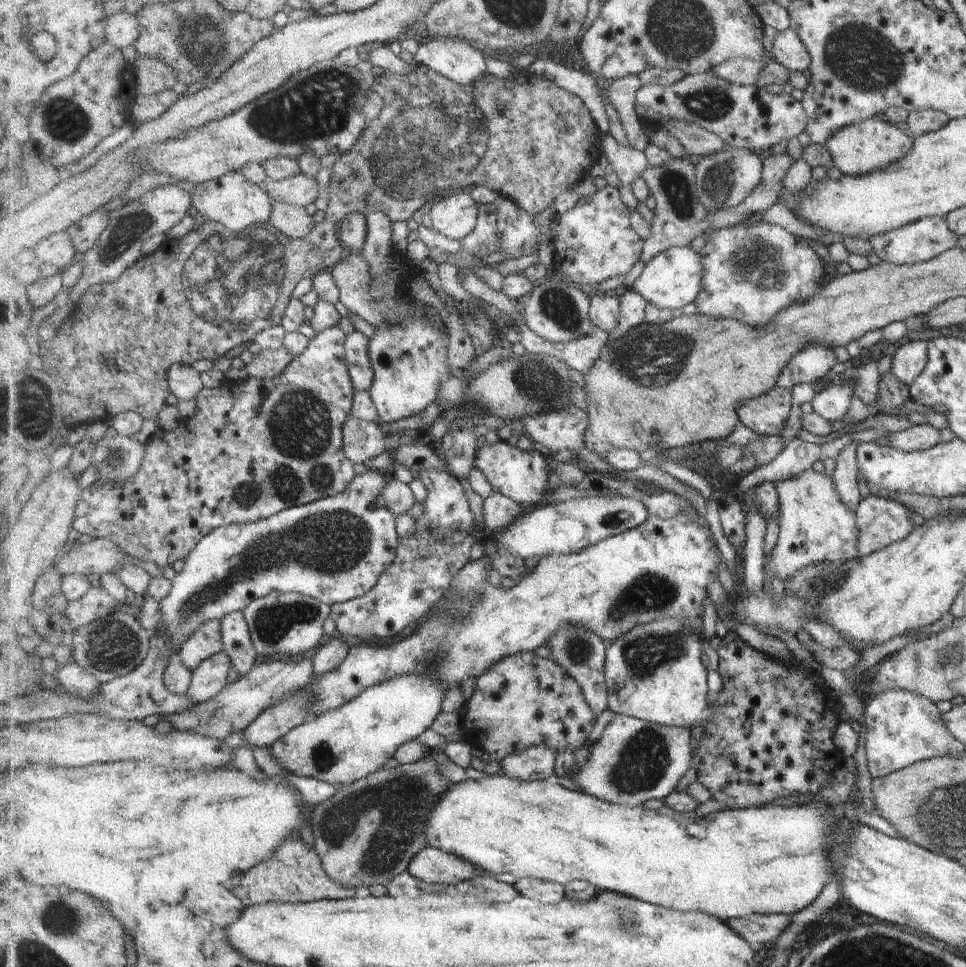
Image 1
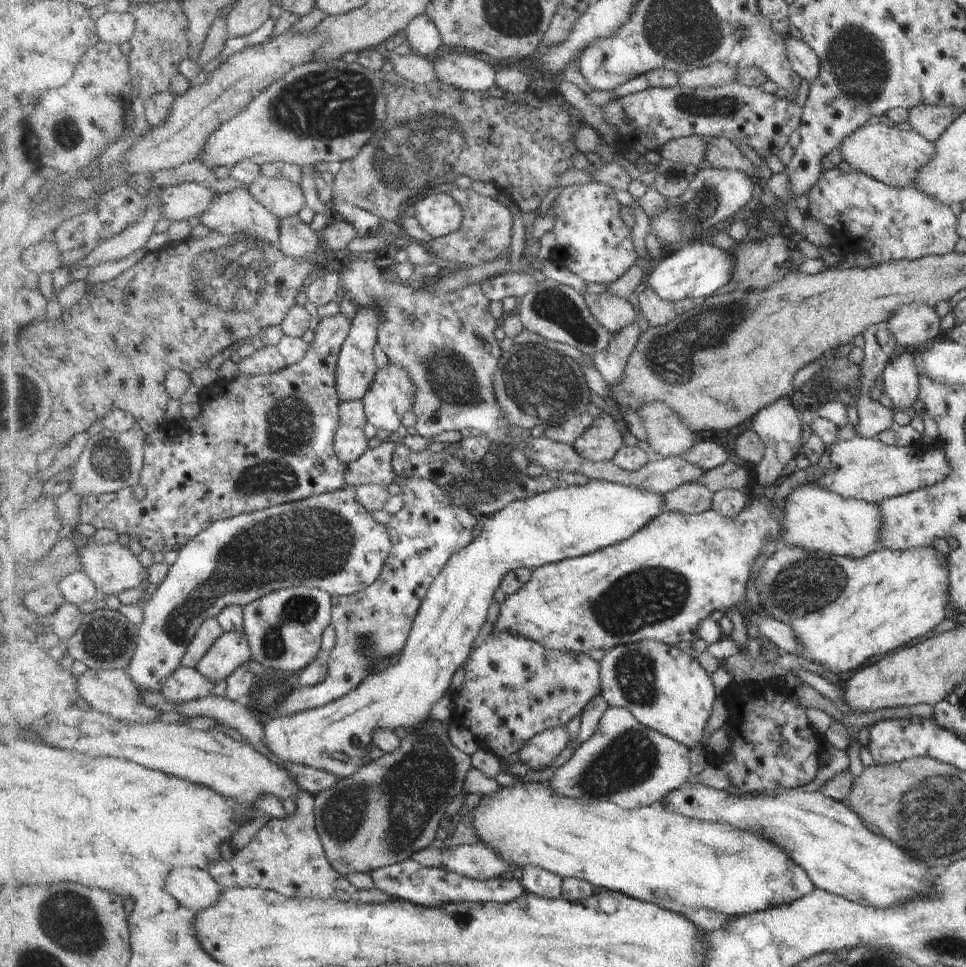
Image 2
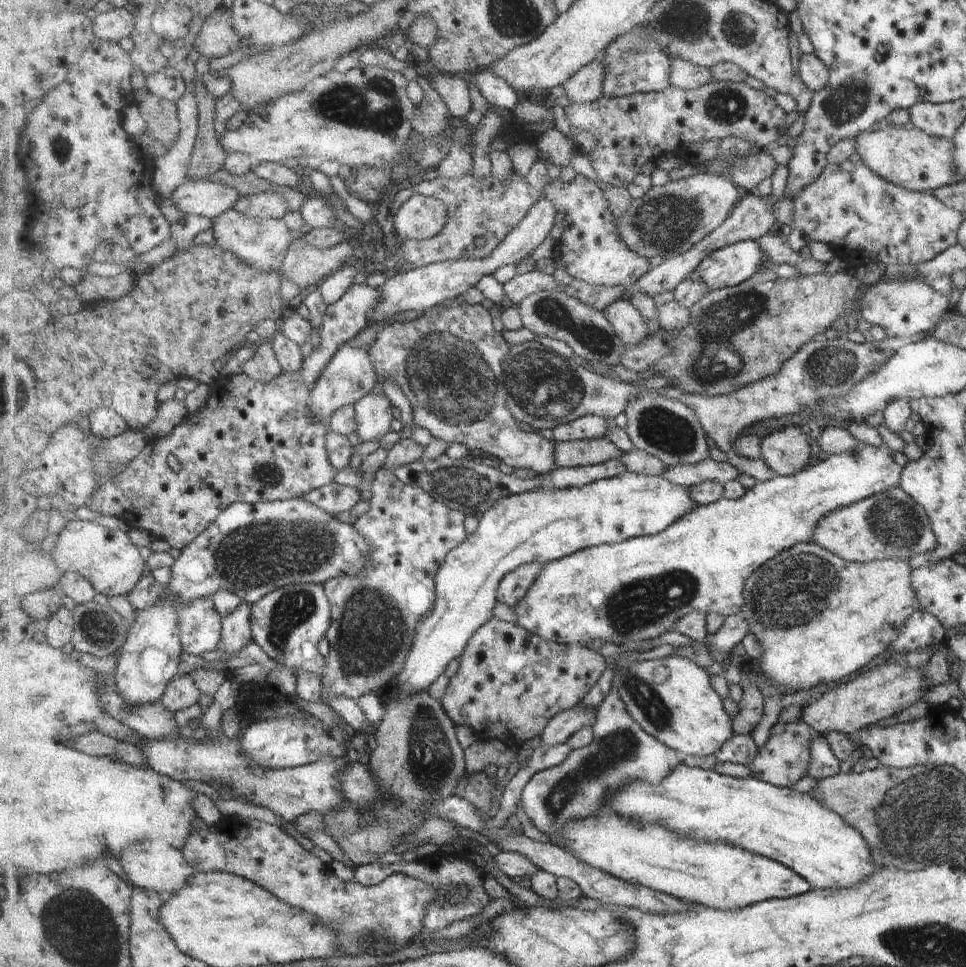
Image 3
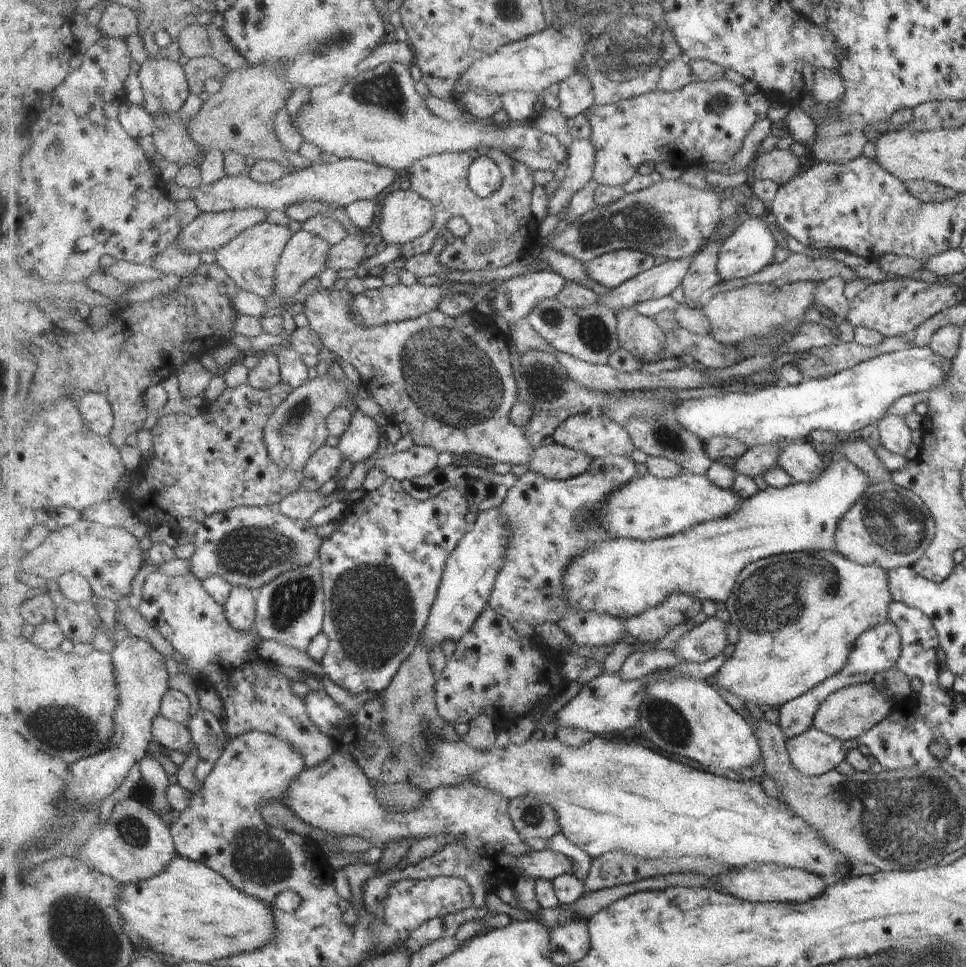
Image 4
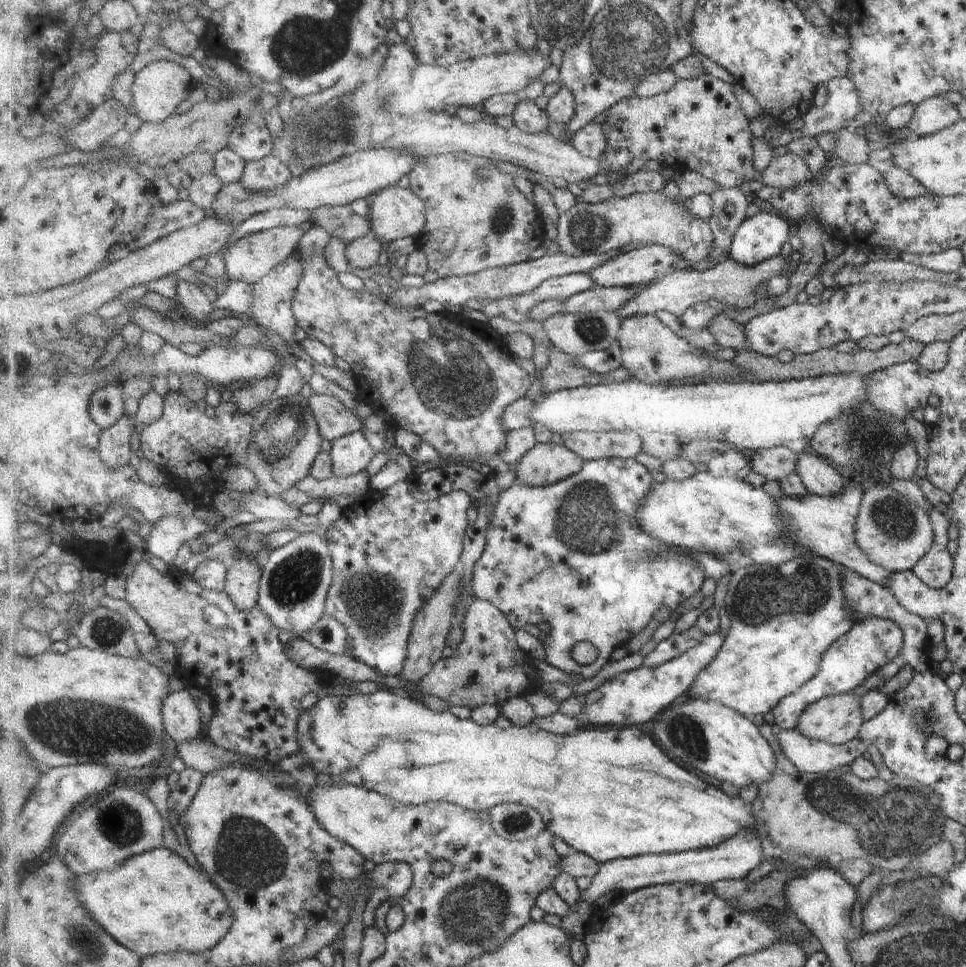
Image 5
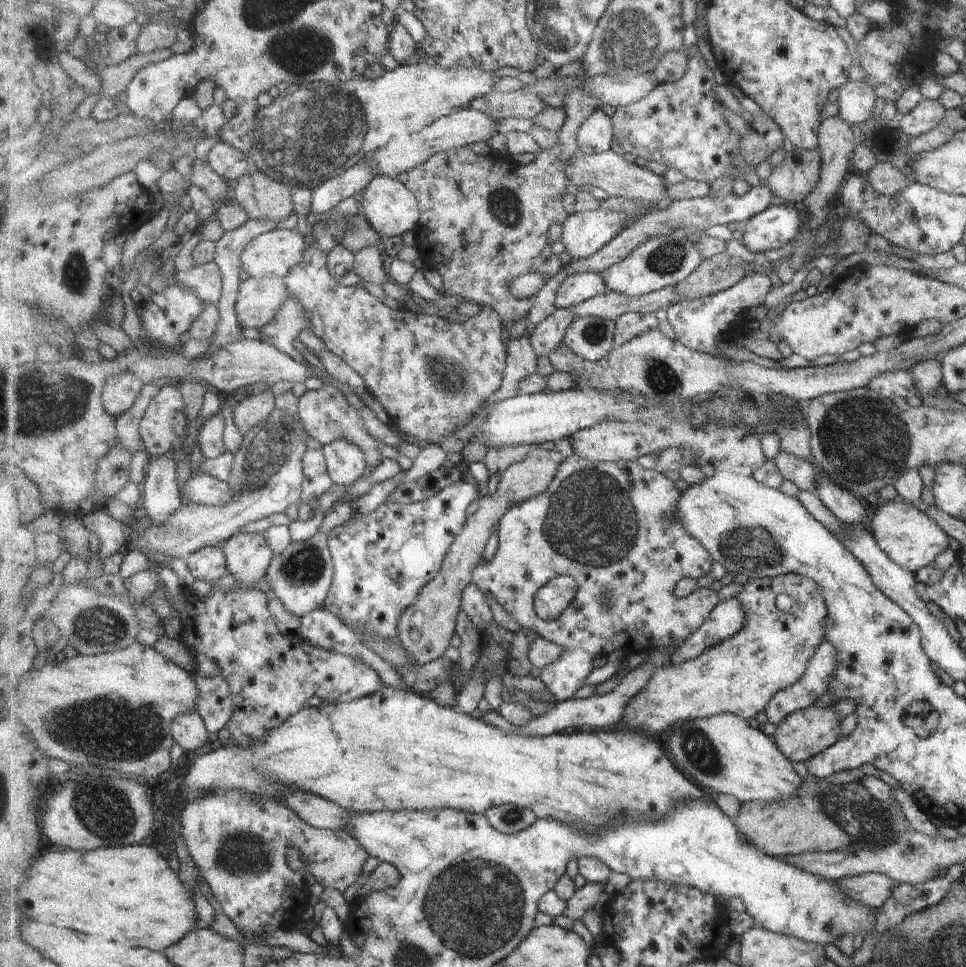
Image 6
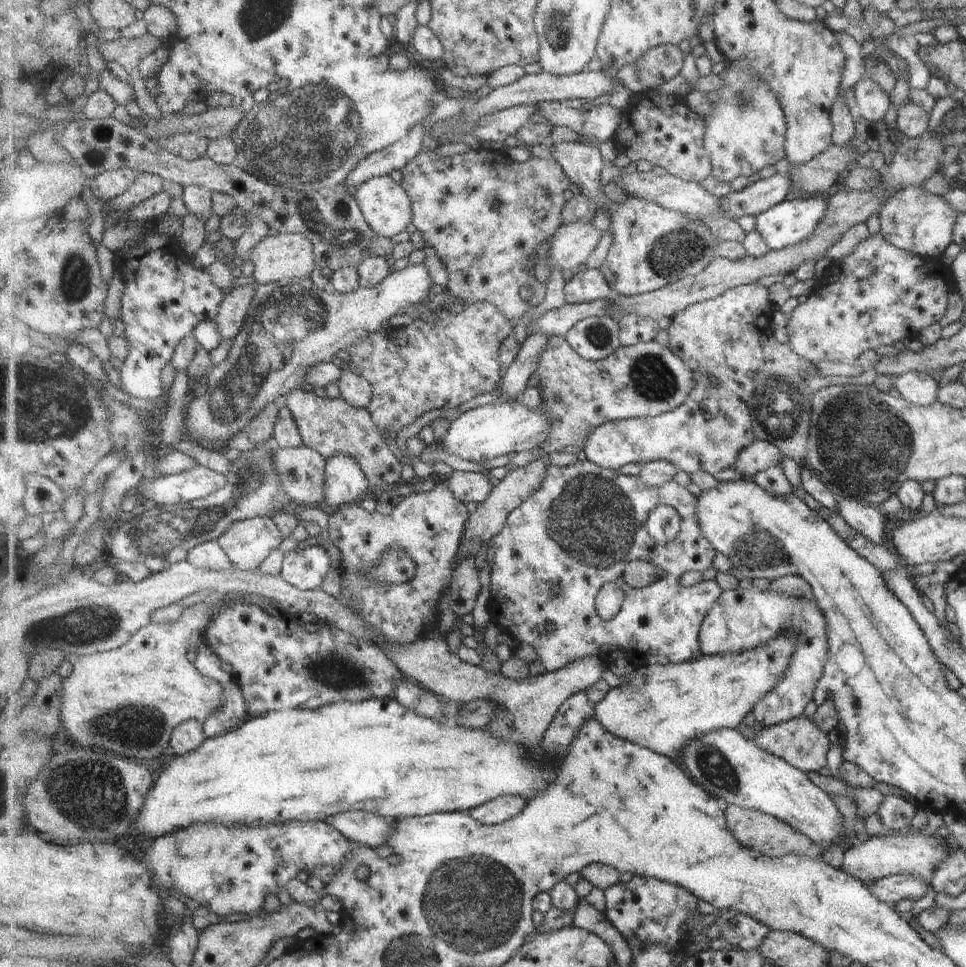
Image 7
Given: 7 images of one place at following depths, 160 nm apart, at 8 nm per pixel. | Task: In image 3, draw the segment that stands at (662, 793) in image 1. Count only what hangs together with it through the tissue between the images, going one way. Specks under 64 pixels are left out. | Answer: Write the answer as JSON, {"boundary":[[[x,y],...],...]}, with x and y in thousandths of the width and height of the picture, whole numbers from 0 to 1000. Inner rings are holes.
{"boundary":[[[634,713],[621,728],[613,752],[616,763],[610,771],[593,775],[583,790],[554,799],[554,802],[543,812],[538,827],[541,838],[550,852],[566,863],[578,859],[588,850],[594,851],[597,847],[618,843],[630,837],[634,834],[636,822],[652,810],[669,808],[675,812],[683,812],[709,786],[698,774],[686,769],[680,765],[680,762],[674,761],[651,738],[646,724],[642,718],[639,718],[638,713]]]}

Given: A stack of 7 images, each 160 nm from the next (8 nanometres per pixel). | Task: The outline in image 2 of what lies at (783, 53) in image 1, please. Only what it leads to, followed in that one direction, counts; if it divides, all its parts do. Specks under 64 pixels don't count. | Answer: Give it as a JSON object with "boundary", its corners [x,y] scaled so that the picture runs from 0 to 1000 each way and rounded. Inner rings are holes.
{"boundary":[[[814,37],[814,53],[825,79],[833,85],[842,85],[849,70],[848,59],[832,44],[823,38]]]}

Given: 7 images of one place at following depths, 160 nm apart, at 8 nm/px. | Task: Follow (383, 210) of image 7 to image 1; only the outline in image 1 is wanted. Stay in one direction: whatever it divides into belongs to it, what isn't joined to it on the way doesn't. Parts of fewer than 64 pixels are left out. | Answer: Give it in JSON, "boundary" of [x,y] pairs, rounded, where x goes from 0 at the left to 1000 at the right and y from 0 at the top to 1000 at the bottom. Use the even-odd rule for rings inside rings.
{"boundary":[[[475,198],[451,208],[443,219],[447,235],[454,242],[478,249],[493,238],[497,225],[496,210],[487,202]]]}

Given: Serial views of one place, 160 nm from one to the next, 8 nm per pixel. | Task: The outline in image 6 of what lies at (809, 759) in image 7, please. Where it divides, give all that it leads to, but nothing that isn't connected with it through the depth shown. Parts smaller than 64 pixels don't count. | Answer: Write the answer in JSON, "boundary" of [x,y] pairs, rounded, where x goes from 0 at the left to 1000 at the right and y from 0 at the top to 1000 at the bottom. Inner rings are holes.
{"boundary":[[[840,729],[817,739],[813,747],[804,751],[804,756],[799,763],[818,787],[829,788],[830,786],[832,788],[835,783],[852,778],[871,763],[870,746],[871,744],[859,730],[846,731]]]}

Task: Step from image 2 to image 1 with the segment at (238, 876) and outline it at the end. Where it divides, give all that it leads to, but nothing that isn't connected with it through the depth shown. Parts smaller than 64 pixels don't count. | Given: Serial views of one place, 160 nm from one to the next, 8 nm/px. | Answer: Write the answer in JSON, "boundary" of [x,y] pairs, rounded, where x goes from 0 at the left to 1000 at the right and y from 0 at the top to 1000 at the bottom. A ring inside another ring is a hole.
{"boundary":[[[304,866],[296,870],[293,876],[290,876],[285,885],[262,897],[260,901],[249,910],[249,914],[240,917],[239,920],[253,933],[255,938],[262,938],[264,936],[273,936],[276,934],[323,934],[334,930],[362,930],[375,925],[375,921],[371,921],[367,917],[358,917],[348,913],[336,902],[335,893],[332,891],[331,885],[325,878],[325,875],[320,879],[311,866]]]}

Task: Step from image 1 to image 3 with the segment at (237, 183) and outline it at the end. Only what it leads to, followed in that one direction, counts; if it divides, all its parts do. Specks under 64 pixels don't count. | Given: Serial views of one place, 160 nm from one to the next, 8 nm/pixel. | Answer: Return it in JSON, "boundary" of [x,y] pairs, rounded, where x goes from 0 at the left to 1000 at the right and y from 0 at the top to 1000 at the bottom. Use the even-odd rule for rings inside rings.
{"boundary":[[[237,216],[220,226],[220,237],[225,252],[243,262],[249,269],[262,274],[270,281],[291,280],[301,251],[307,240],[299,236],[293,226],[259,224],[245,216]]]}

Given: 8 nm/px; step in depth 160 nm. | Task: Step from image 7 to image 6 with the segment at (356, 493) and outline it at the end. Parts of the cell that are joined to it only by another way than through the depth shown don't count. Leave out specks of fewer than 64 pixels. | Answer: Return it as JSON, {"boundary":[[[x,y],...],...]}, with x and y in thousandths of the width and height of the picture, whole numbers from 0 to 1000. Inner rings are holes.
{"boundary":[[[349,454],[333,463],[347,501],[365,501],[382,485],[379,467],[365,456]]]}

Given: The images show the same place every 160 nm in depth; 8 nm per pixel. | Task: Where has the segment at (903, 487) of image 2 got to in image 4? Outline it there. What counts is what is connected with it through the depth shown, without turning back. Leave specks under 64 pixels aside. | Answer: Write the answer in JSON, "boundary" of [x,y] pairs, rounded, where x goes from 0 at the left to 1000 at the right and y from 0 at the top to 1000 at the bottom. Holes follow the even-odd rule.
{"boundary":[[[867,471],[841,498],[787,507],[778,515],[771,516],[771,521],[765,527],[744,538],[720,542],[700,553],[673,559],[626,557],[617,566],[606,570],[587,586],[583,599],[584,615],[597,632],[616,632],[640,640],[652,640],[684,628],[701,614],[717,617],[727,624],[738,620],[752,626],[759,608],[762,608],[763,598],[775,583],[815,572],[837,569],[864,571],[866,542],[886,521],[900,501],[900,494],[889,484]]]}

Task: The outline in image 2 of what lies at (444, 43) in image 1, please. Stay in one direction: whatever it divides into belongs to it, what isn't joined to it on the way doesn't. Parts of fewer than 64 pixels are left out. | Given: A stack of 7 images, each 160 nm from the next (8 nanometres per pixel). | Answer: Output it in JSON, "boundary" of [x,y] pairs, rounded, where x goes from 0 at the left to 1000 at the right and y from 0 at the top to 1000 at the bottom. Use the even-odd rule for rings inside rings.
{"boundary":[[[460,51],[446,59],[452,79],[464,88],[483,94],[503,94],[513,87],[512,70],[490,55]]]}

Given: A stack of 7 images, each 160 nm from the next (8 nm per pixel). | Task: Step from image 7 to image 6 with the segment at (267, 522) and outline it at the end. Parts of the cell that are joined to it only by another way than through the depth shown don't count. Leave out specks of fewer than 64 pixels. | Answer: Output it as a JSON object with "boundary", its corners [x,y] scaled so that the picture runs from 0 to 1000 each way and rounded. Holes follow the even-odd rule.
{"boundary":[[[273,550],[242,553],[231,568],[236,592],[244,597],[245,608],[252,611],[266,608],[285,575]]]}

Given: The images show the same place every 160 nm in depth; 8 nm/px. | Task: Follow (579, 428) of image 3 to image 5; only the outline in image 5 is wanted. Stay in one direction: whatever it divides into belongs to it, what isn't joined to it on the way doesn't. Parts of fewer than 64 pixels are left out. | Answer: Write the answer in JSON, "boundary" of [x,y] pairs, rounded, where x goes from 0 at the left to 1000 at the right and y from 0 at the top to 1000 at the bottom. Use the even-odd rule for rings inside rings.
{"boundary":[[[593,446],[583,448],[582,459],[605,477],[643,473],[652,475],[666,466],[665,450],[657,446]]]}

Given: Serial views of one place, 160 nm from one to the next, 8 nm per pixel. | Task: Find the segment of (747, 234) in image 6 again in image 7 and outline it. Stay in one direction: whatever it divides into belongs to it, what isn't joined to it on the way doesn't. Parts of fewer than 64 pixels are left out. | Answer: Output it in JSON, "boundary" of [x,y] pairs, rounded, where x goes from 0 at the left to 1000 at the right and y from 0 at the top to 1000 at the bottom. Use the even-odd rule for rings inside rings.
{"boundary":[[[822,202],[783,223],[784,238],[797,259],[828,251],[843,239],[856,216],[848,205]]]}

